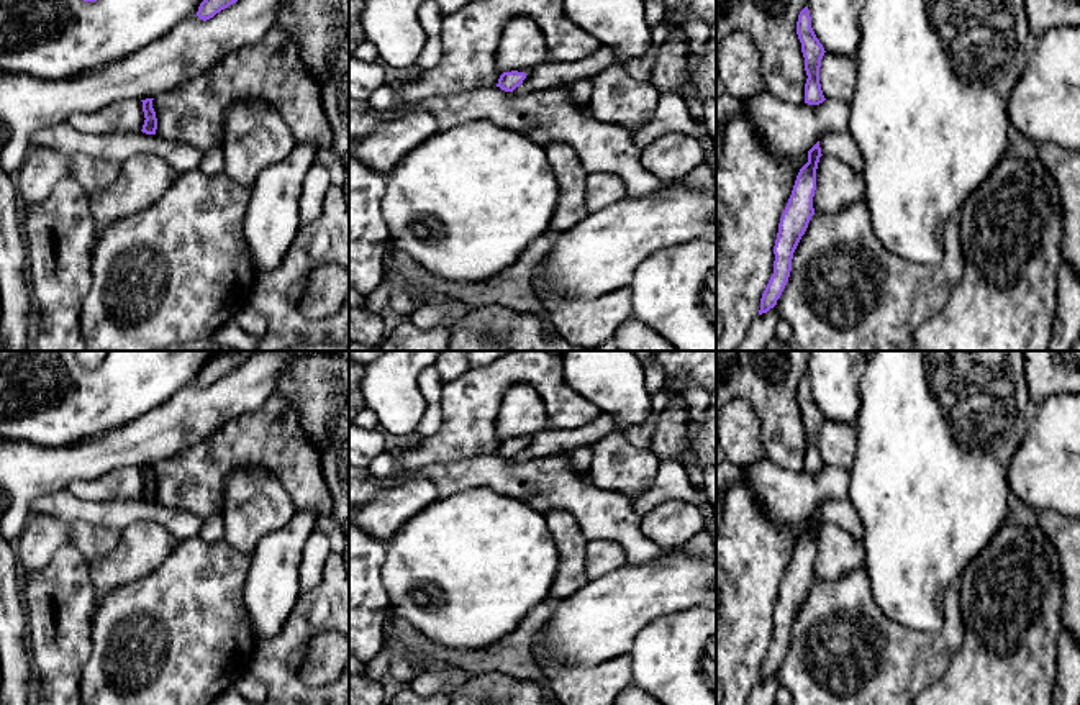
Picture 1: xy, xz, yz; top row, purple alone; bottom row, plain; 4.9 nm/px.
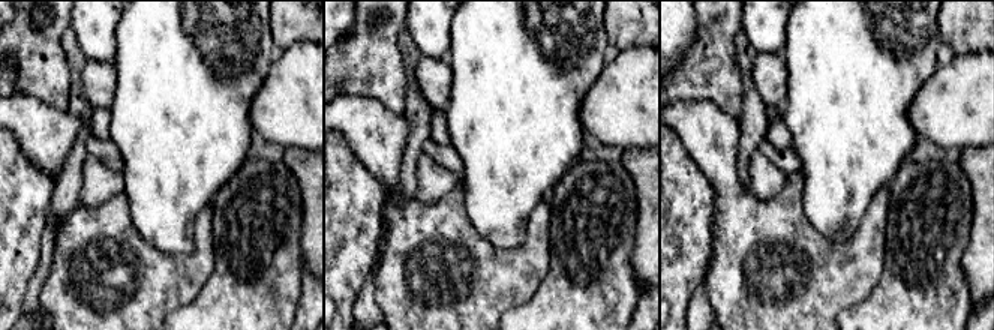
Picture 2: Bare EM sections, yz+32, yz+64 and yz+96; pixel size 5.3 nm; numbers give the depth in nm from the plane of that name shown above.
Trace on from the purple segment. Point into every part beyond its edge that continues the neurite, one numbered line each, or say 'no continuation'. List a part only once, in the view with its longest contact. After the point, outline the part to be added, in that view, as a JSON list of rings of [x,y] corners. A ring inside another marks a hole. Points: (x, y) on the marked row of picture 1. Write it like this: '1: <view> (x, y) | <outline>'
no continuation

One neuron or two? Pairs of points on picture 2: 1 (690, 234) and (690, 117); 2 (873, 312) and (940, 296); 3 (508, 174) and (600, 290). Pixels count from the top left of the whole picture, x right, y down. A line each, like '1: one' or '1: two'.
1: two
2: one
3: two

